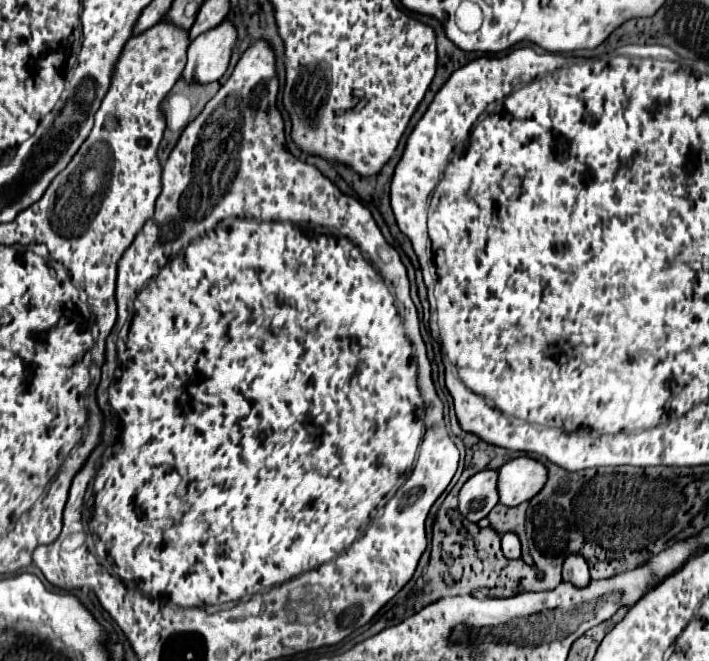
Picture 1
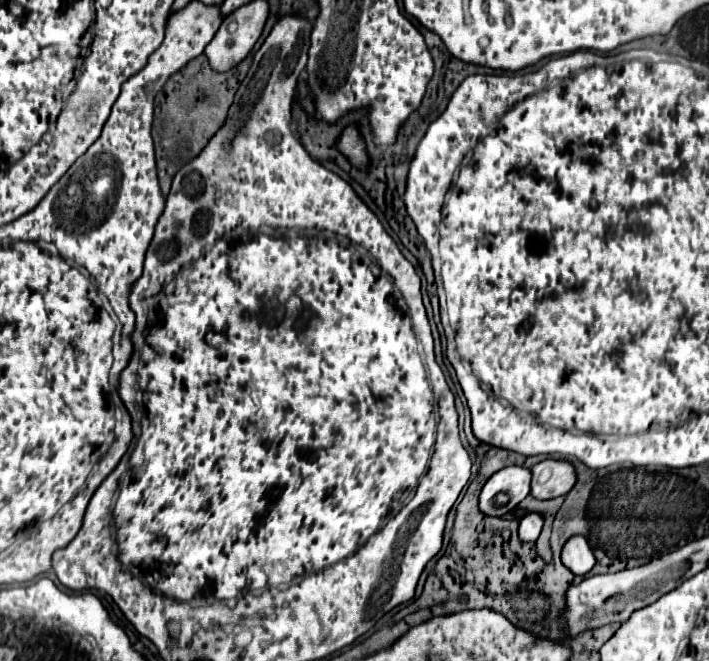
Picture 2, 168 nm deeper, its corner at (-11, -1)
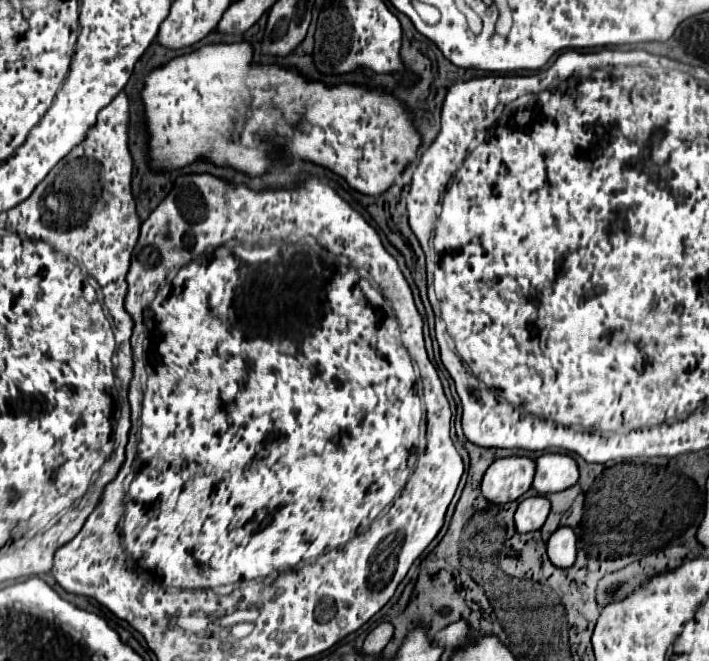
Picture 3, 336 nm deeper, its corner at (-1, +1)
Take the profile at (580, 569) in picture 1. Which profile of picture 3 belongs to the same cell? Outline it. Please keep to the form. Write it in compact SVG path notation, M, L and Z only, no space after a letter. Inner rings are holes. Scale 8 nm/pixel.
M559 526L551 538L547 540L547 554L549 560L559 566L559 568L569 568L573 566L575 560L575 532L569 526Z

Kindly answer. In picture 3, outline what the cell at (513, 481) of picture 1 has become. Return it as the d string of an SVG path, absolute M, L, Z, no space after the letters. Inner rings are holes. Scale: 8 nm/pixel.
M543 454L537 458L537 472L533 480L533 488L539 494L553 494L571 488L579 480L577 462L567 454Z

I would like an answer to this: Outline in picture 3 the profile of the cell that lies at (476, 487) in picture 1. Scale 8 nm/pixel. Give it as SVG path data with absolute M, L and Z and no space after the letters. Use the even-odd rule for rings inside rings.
M507 456L495 460L483 476L483 494L493 504L505 504L525 494L535 476L535 460L527 456Z

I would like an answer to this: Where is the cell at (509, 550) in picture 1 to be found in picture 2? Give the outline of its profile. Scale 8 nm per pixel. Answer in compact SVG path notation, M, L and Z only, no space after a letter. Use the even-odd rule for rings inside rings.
M529 512L519 522L519 540L521 542L535 542L543 526L543 516L537 512Z

